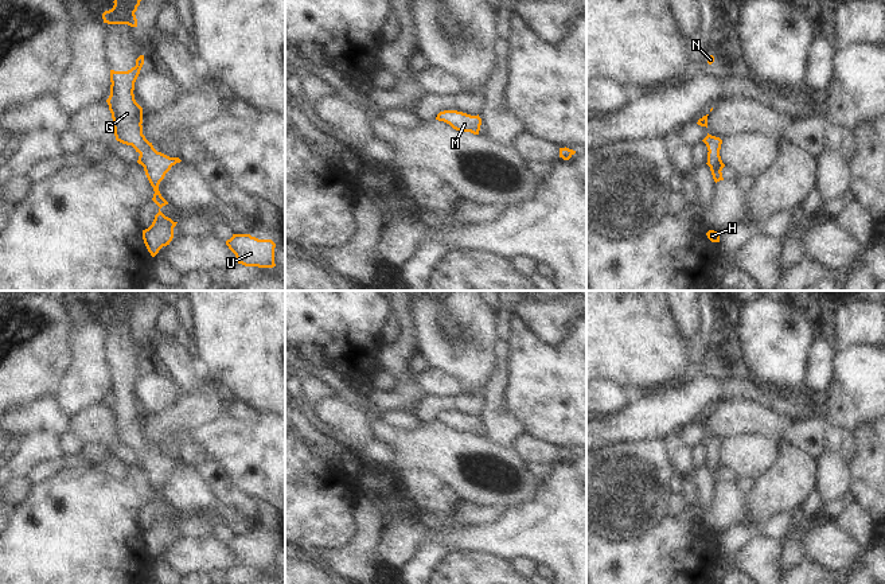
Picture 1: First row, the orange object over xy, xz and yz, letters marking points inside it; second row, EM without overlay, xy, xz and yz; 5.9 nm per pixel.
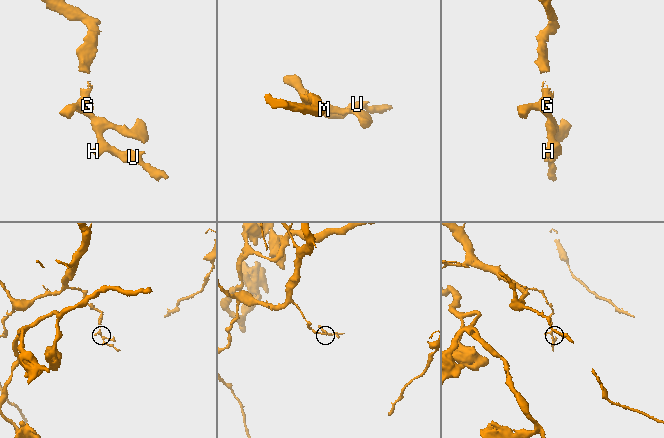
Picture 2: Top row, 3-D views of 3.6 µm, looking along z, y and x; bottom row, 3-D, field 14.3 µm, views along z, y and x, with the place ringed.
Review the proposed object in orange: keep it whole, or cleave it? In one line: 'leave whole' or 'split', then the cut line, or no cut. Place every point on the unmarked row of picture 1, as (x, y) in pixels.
leave whole; cut none

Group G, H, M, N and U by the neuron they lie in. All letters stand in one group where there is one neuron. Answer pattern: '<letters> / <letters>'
G H M N U

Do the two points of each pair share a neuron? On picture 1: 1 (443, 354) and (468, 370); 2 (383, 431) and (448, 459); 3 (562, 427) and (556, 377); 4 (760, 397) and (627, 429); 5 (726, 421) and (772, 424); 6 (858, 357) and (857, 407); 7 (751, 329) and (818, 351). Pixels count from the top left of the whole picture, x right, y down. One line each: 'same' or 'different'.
1: same
2: same
3: same
4: same
5: same
6: same
7: different

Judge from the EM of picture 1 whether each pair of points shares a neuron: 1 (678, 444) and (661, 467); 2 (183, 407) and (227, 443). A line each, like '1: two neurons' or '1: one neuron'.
1: two neurons
2: two neurons

